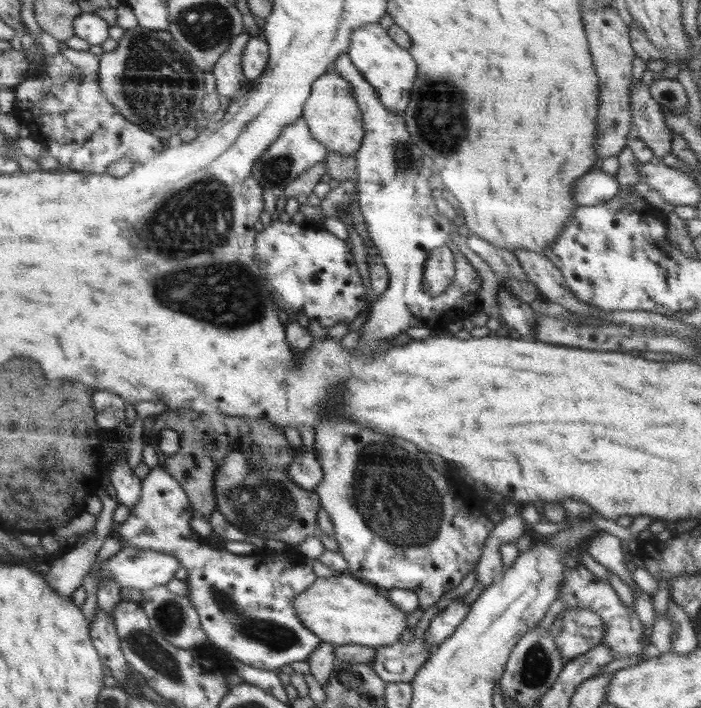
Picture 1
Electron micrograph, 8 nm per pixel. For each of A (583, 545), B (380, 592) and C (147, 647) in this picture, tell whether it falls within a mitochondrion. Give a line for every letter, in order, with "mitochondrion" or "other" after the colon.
A: other
B: other
C: mitochondrion

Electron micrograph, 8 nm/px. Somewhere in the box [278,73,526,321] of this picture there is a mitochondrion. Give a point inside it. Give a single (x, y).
(402, 155)

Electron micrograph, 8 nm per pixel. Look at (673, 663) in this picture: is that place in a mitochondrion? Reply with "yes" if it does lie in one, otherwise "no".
no

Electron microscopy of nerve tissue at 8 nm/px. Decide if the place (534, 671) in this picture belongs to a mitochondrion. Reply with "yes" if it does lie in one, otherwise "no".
yes

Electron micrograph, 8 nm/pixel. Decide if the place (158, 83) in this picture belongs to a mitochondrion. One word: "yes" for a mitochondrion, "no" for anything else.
yes

